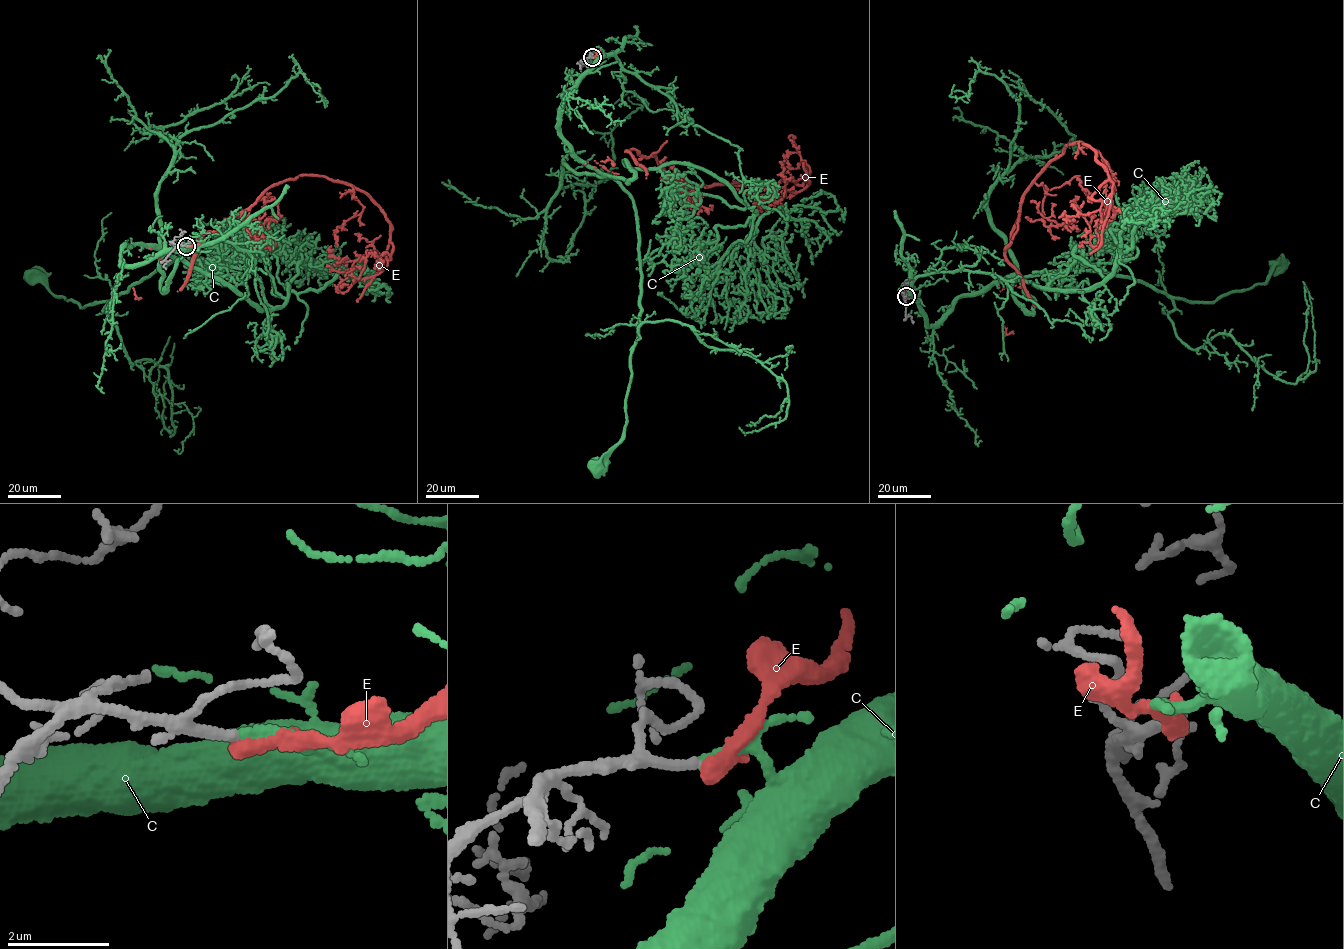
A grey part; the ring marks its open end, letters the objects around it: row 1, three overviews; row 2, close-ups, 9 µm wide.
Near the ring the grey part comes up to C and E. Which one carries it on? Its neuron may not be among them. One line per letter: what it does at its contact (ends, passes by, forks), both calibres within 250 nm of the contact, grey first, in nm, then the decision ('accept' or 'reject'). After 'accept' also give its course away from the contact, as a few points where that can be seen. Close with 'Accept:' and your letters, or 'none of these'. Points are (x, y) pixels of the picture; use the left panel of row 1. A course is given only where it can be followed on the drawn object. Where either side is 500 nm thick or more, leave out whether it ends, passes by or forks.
C: it ends | 200/240 nm | accept | via (187, 246), (126, 267), (120, 255), (126, 244), (163, 250), (175, 259), (113, 298), (80, 308), (31, 276)
E: it ends | 200/360 nm | reject
Accept: C

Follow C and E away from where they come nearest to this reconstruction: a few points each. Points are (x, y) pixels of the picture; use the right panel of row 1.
C: (906, 296), (934, 326), (964, 295), (1019, 276), (1089, 271), (1213, 303), (1263, 284), (1279, 266)
E: (906, 296), (1004, 259), (1026, 190), (1079, 140), (1091, 147), (1113, 185), (1099, 211), (1099, 245), (1079, 245)

